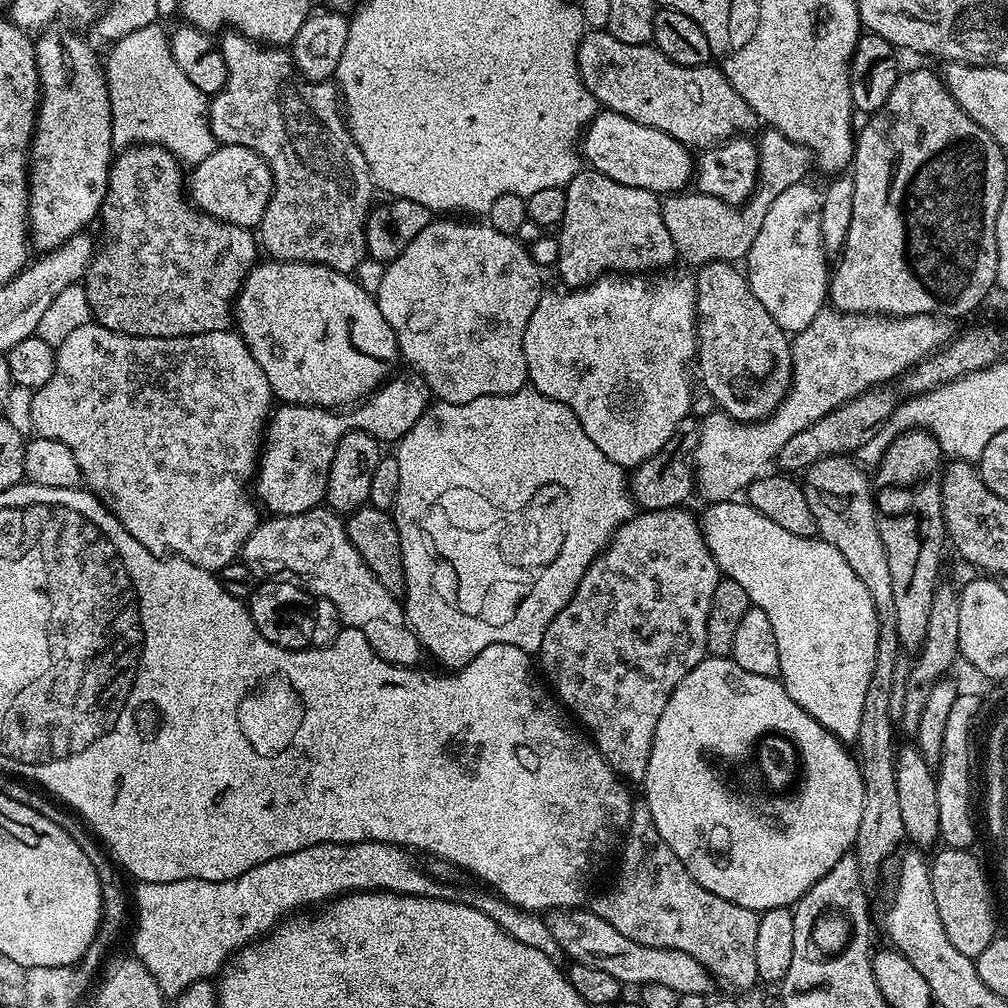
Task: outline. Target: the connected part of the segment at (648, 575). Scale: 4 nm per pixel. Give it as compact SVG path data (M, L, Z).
M681 506L653 512L640 510L635 516L631 516L612 535L612 541L588 567L586 574L582 574L578 590L574 590L570 602L566 602L566 606L557 614L554 622L550 622L546 638L542 638L542 646L538 653L539 667L557 701L583 725L596 749L604 755L606 762L612 767L612 771L628 782L643 781L646 766L650 762L654 730L658 730L658 718L662 718L662 710L666 710L666 702L670 702L670 693L678 686L678 682L682 682L682 678L686 678L686 674L690 674L690 670L694 670L694 666L698 666L698 662L702 662L709 655L706 646L706 618L710 614L710 598L714 598L714 590L722 579L722 573L716 564L714 554L710 552L704 540L701 521L697 517L695 520L686 509L687 507Z

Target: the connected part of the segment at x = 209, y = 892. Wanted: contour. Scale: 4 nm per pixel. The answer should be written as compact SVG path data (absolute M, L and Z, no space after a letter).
M363 840L357 844L315 844L294 854L270 858L270 862L262 862L246 870L246 874L229 880L137 883L136 900L134 896L136 937L132 940L135 959L142 961L146 970L150 970L165 997L176 998L192 983L215 977L229 963L233 954L267 936L279 921L297 910L323 905L350 892L397 892L403 896L453 899L454 892L448 889L447 883L433 878L425 869L424 873L408 856L411 855L397 845L379 844L373 840Z

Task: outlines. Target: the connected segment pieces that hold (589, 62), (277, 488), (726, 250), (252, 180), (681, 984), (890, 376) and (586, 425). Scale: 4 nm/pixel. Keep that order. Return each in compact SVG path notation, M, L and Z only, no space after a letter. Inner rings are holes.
M606 30L585 35L578 46L576 61L586 90L594 94L601 109L634 118L642 126L654 126L654 130L670 134L689 149L715 148L737 134L757 131L754 110L719 67L711 63L693 68L675 64L651 43L618 42Z
M419 374L400 375L385 380L371 396L345 412L318 408L315 404L285 403L273 411L266 425L254 477L254 496L265 513L293 516L321 507L326 500L334 450L350 430L369 432L381 442L399 442L412 429L414 422L418 422L418 418L422 418L429 408L430 393L428 384Z
M765 127L759 133L758 155L760 157L760 179L752 193L752 199L745 200L742 206L733 206L718 198L706 195L699 190L685 190L679 194L663 197L660 209L662 222L670 230L670 242L674 242L676 255L681 261L699 266L710 262L740 262L758 237L771 203L787 187L801 183L808 171L813 171L812 149L786 138L777 128ZM764 131L764 133L762 133Z
M233 144L215 148L210 158L191 169L186 180L186 195L201 212L249 230L259 229L271 193L272 172L268 163L253 148Z
M587 907L558 908L555 912L547 913L546 919L550 934L554 934L558 946L562 946L569 961L603 970L613 978L618 978L621 986L657 984L670 986L670 990L677 992L680 997L686 994L707 997L714 985L712 973L702 966L702 962L698 962L698 958L690 958L690 954L682 954L682 950L651 948L630 942L626 934L618 934L618 930L614 930L606 918L598 918L598 914Z
M825 306L812 322L801 332L795 333L792 345L792 384L784 401L762 421L736 420L719 410L704 420L700 428L700 438L696 442L694 455L694 488L705 496L705 501L730 500L739 497L759 476L765 475L779 457L782 446L814 422L830 414L838 406L850 402L872 388L891 385L899 381L904 373L915 368L924 357L939 352L953 339L953 321L938 316L877 316L859 312L841 312Z
M609 274L593 280L585 288L563 290L564 292L541 291L538 306L534 306L534 314L530 314L530 322L526 326L524 353L531 387L541 392L546 398L554 398L554 402L562 402L582 422L582 430L590 437L590 442L610 458L621 470L634 470L642 462L646 462L663 448L673 442L672 435L680 428L680 423L688 416L692 408L692 380L694 384L694 365L698 360L698 339L696 329L696 281L688 276L664 276L668 274Z

